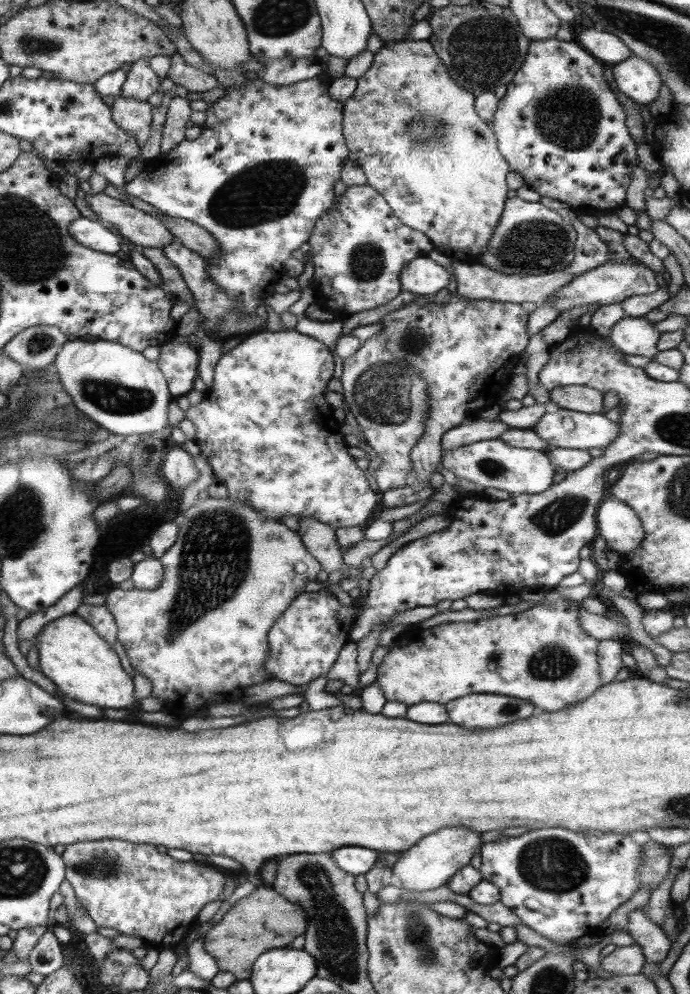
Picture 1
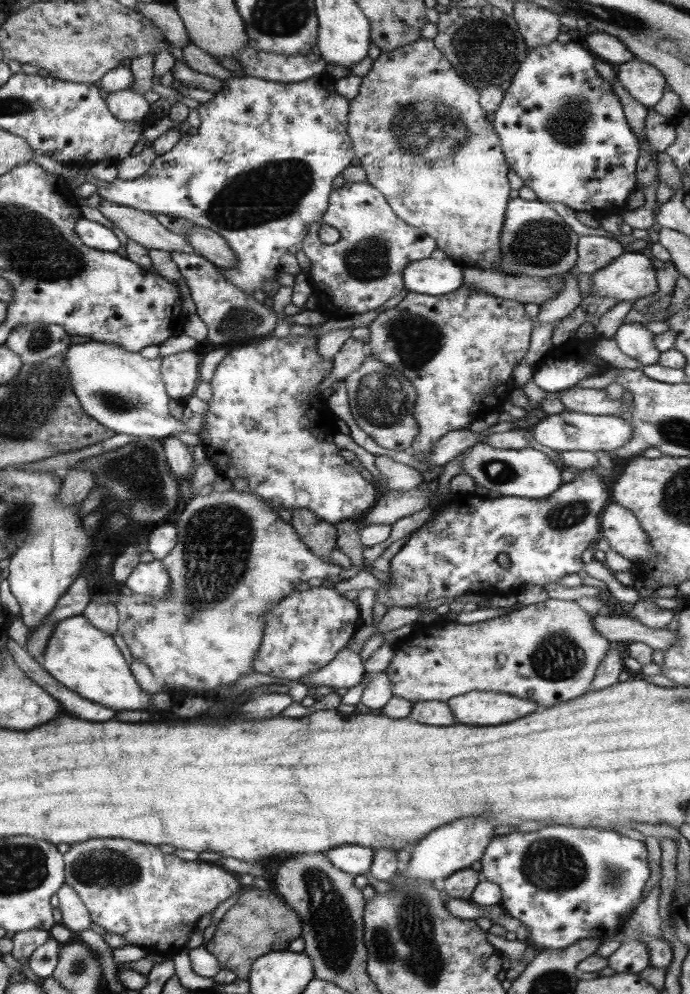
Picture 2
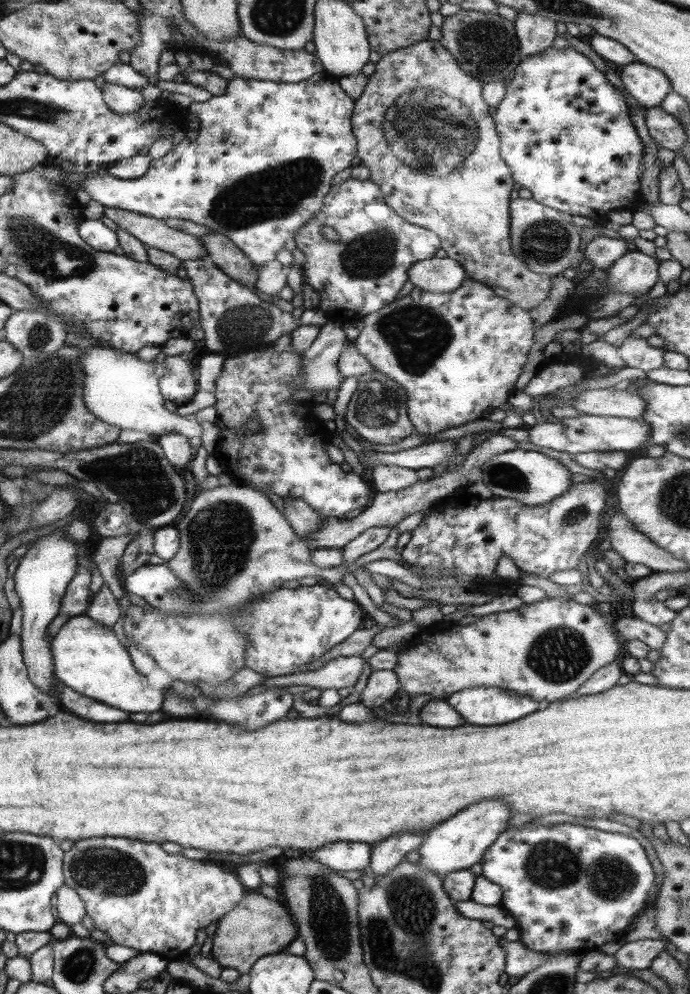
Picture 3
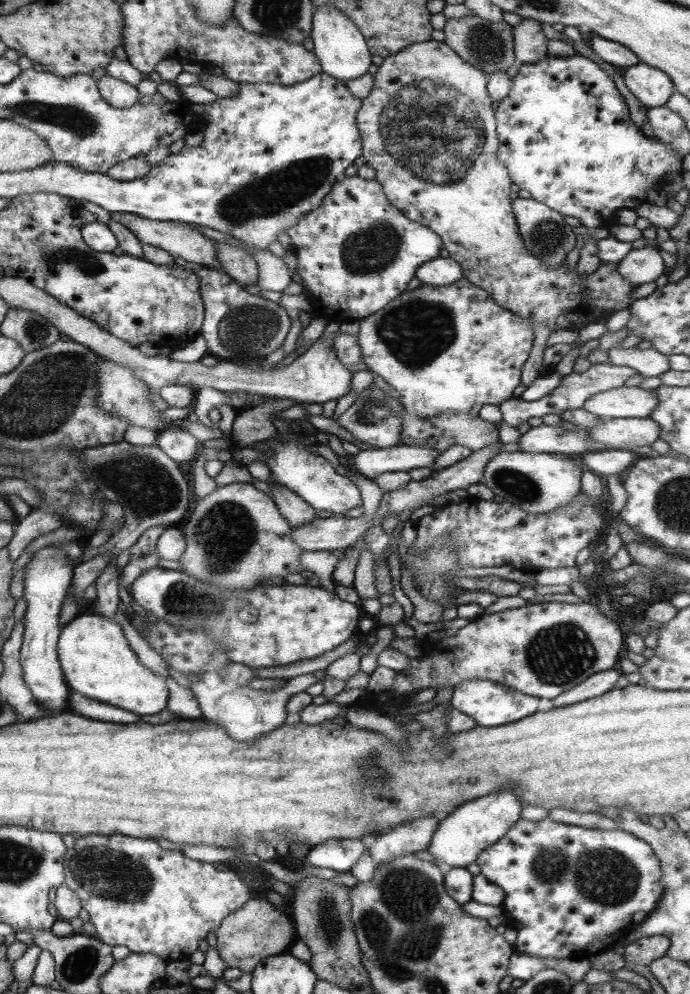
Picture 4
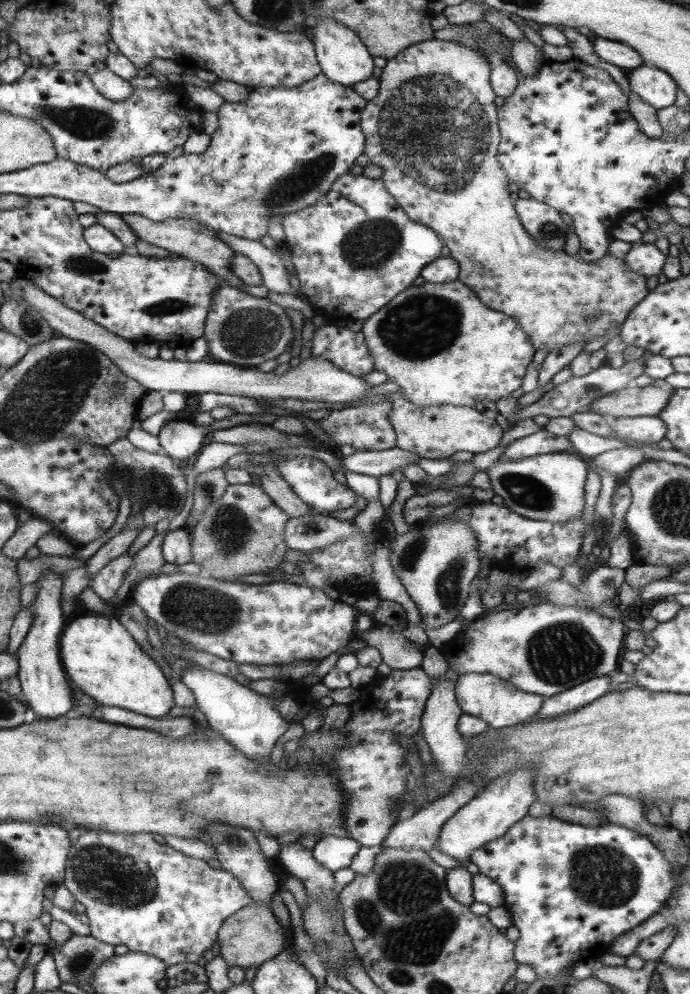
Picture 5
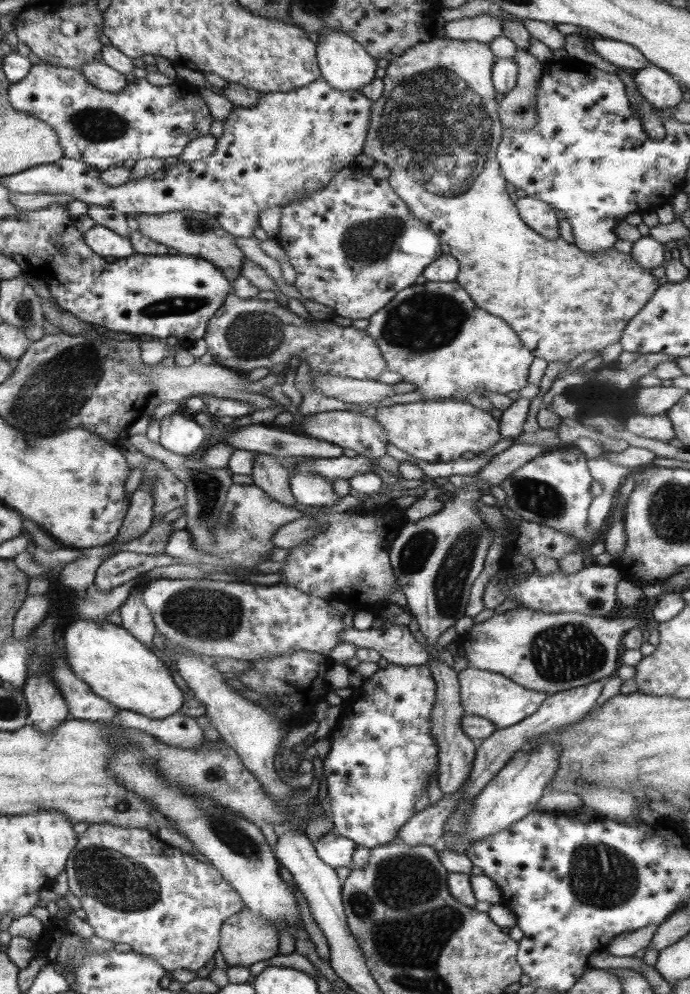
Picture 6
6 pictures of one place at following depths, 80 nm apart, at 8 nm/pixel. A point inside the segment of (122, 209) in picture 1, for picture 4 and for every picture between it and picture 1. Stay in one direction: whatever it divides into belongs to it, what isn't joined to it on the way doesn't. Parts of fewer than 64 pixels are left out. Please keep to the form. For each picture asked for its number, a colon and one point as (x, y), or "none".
2: (142, 228)
3: (151, 232)
4: (181, 240)

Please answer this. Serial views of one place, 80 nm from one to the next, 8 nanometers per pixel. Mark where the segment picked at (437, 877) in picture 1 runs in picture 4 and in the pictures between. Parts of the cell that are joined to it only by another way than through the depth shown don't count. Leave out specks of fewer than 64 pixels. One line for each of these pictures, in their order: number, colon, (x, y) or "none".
2: (452, 847)
3: (454, 845)
4: (459, 837)

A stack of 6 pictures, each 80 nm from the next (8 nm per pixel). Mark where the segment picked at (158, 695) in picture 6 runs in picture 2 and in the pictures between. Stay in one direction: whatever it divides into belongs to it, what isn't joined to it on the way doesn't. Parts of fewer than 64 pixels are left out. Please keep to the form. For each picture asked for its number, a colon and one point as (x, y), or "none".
2: (85, 660)
3: (86, 657)
4: (95, 660)
5: (95, 650)

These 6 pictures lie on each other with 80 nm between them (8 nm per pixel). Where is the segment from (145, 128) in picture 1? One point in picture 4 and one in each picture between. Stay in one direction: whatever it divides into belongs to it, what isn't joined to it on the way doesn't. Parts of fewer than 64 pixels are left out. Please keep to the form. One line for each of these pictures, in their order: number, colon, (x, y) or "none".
2: (126, 105)
3: (122, 101)
4: (119, 94)

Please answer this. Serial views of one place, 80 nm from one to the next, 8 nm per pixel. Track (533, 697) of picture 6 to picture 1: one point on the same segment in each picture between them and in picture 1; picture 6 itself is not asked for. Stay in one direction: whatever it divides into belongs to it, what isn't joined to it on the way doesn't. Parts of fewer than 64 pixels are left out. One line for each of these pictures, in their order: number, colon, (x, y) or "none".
1: (476, 710)
2: (476, 708)
3: (481, 706)
4: (490, 704)
5: (496, 702)

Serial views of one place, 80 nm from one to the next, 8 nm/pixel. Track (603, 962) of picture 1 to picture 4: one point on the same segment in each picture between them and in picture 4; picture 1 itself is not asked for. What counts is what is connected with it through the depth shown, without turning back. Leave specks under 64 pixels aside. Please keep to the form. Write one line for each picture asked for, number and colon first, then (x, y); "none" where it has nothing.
2: (631, 956)
3: (637, 955)
4: (647, 949)

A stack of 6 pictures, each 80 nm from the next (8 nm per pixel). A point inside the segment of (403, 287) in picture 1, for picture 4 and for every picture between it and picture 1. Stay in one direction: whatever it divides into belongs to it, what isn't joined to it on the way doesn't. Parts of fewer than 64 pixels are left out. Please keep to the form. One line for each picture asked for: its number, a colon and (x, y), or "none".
2: (429, 276)
3: (434, 274)
4: (440, 271)

